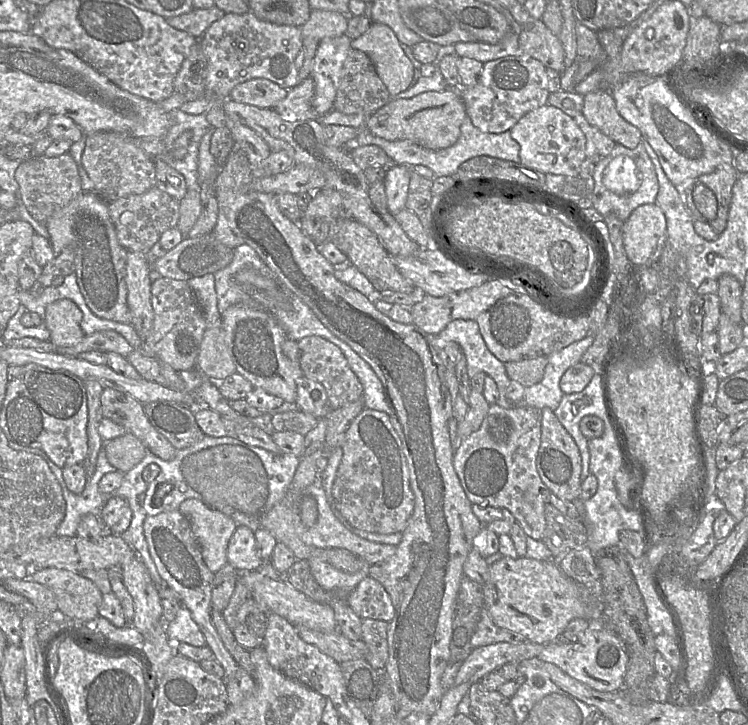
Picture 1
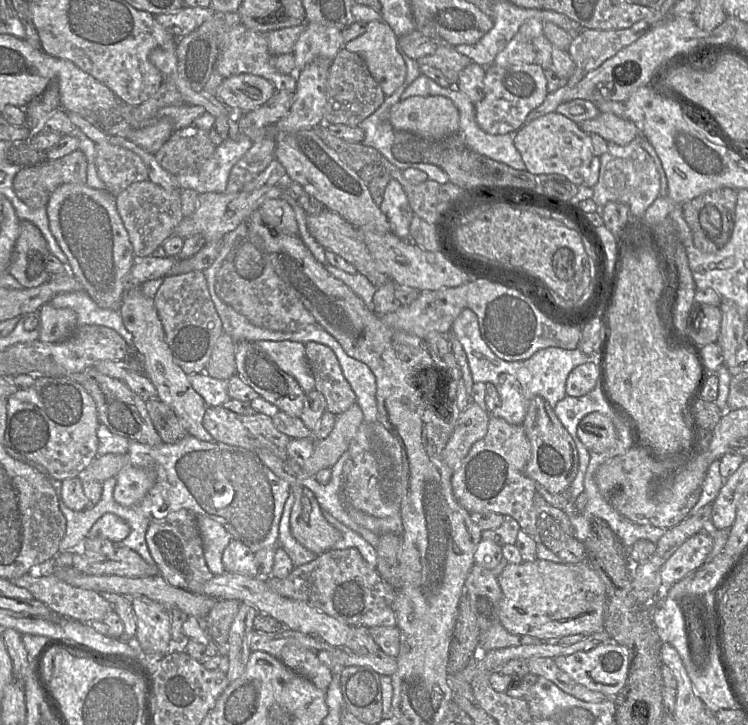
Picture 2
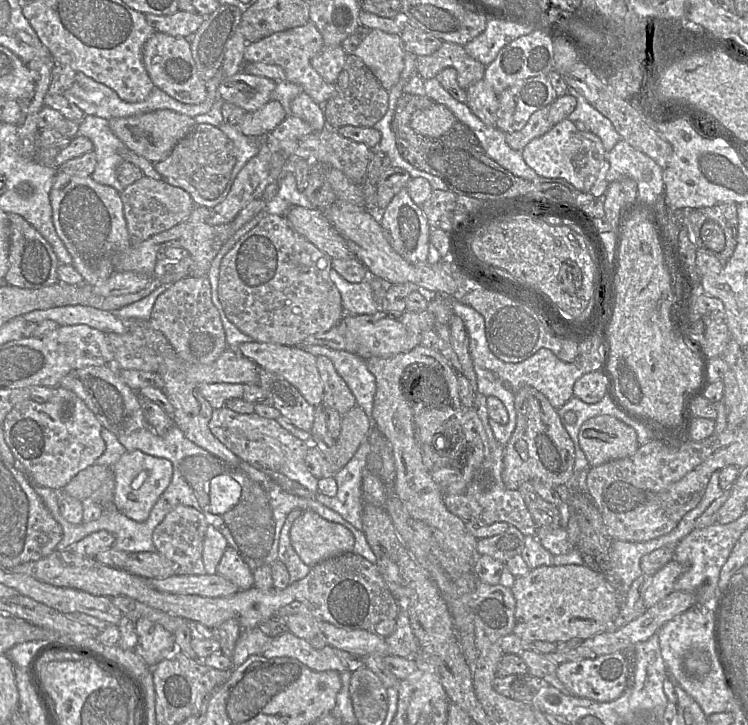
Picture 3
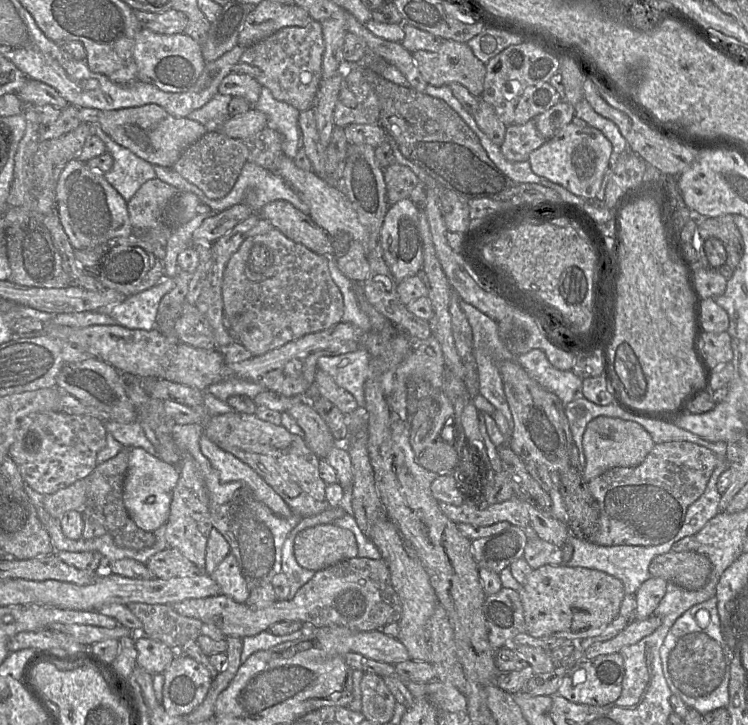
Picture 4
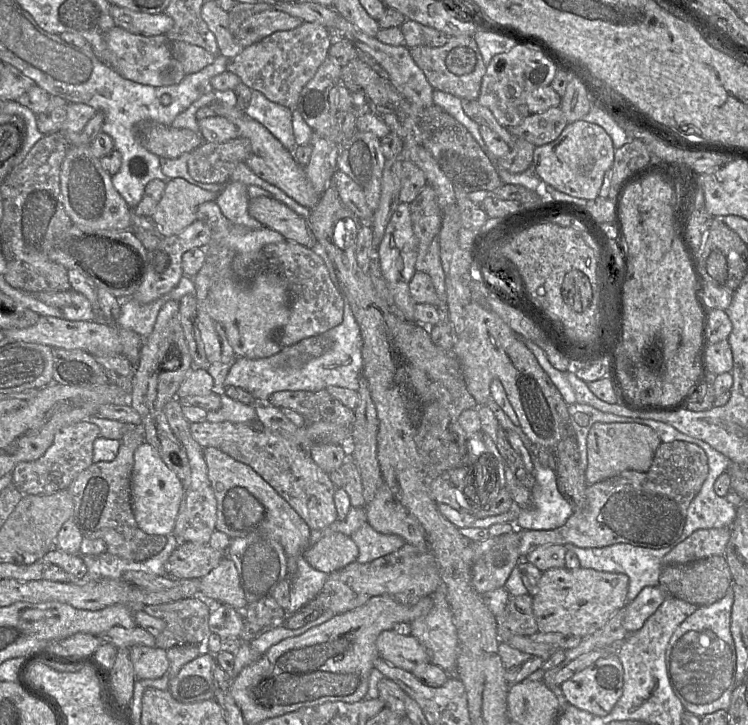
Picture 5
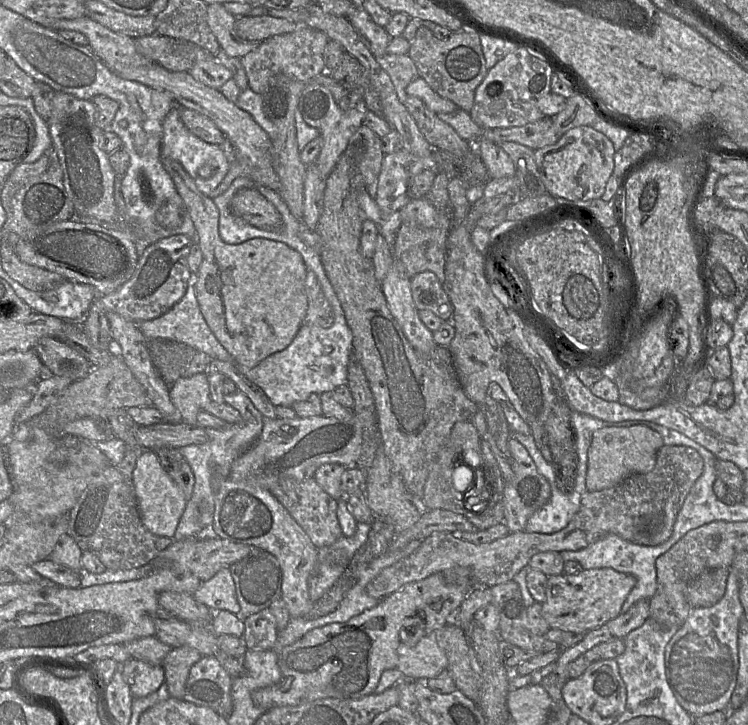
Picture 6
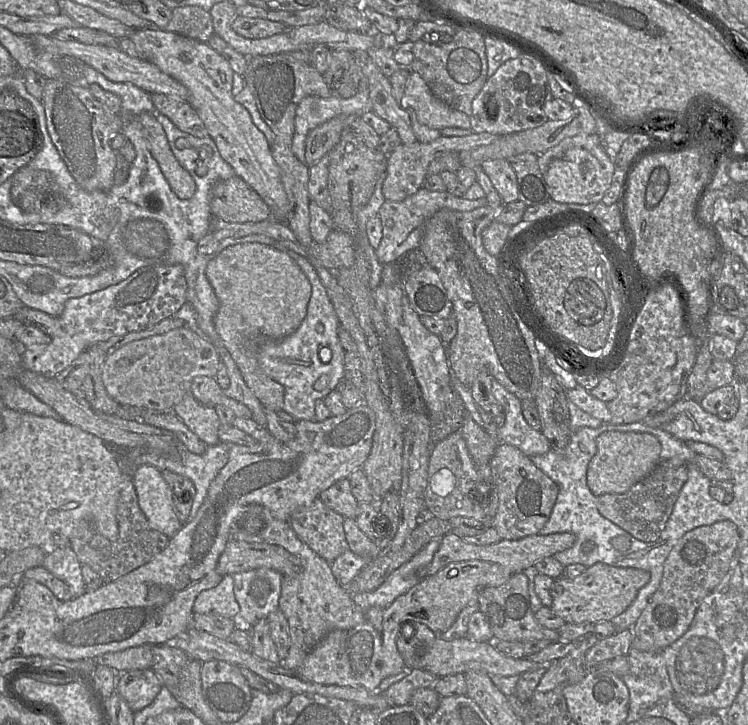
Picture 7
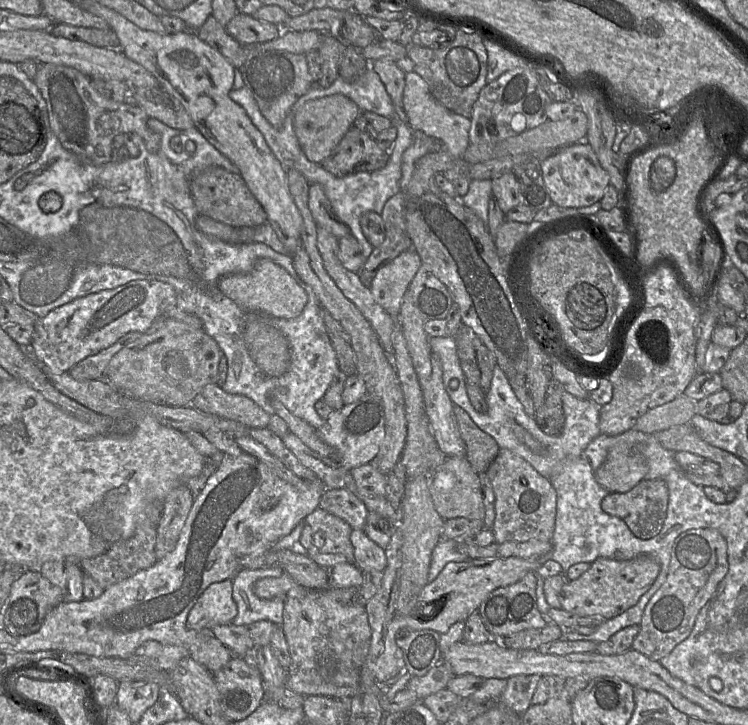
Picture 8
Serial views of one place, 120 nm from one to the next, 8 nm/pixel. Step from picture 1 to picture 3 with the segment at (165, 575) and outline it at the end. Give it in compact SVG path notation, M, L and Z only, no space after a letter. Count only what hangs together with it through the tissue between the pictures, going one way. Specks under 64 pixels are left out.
M178 505L154 529L152 540L156 550L177 565L176 574L206 574L203 563L203 544L208 525L200 511L191 506Z

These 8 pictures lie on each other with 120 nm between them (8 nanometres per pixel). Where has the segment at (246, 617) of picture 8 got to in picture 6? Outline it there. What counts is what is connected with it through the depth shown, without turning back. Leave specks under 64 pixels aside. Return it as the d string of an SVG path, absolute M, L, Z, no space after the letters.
M254 548L247 557L232 564L229 569L235 583L236 596L241 609L237 616L241 617L243 620L252 614L268 608L273 601L281 597L282 570L279 561L271 553Z

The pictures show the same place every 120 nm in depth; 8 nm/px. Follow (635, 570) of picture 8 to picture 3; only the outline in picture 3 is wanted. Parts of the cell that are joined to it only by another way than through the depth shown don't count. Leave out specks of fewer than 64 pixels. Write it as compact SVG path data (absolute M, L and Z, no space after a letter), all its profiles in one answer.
M550 565L530 569L525 575L515 578L511 588L515 598L515 626L513 634L526 641L557 643L572 638L585 640L612 628L619 614L624 595L618 594L603 575L587 565Z

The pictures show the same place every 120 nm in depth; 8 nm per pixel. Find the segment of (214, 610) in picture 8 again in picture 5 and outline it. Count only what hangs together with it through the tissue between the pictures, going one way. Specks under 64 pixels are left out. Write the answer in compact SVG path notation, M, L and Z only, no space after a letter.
M228 556L201 578L199 596L212 604L229 605L242 613L248 605L236 566Z

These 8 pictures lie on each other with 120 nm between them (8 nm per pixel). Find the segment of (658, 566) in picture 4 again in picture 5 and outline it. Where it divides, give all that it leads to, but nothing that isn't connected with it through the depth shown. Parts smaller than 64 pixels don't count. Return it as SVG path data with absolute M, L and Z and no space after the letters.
M715 555L686 564L667 565L660 573L660 586L667 595L697 606L708 606L721 600L732 585L732 576L725 556Z

